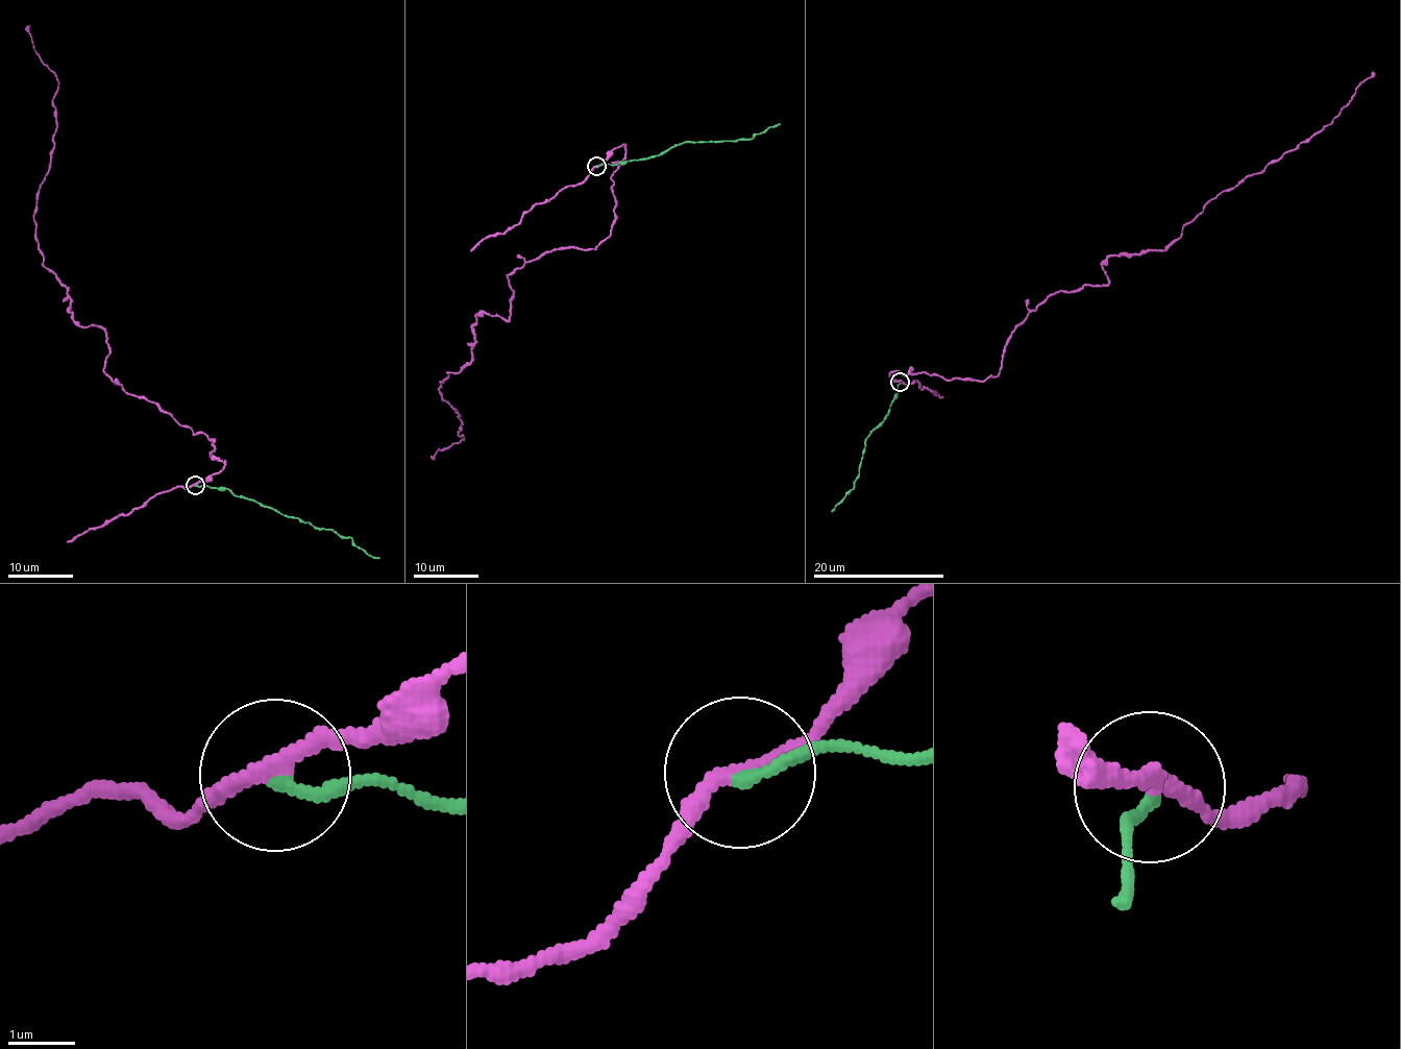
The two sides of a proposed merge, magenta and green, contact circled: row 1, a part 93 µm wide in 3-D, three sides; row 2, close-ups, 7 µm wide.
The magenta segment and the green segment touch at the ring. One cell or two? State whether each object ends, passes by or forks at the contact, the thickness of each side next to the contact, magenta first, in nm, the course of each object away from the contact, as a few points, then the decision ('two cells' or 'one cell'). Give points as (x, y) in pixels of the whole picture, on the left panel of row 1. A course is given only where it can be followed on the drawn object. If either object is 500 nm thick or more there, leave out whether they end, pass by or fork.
magenta passes by; green ends; calibres 240 and 180 nm; course magenta (195, 485), (224, 465), (213, 438), (127, 393), (44, 264), (58, 80), (29, 24); course green (195, 485), (231, 489), (288, 517), (334, 529), (350, 538), (357, 547), (379, 557); two cells

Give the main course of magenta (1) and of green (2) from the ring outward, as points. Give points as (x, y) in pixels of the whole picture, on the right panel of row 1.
1: (900, 382), (996, 376), (1050, 294), (1105, 286), (1108, 258), (1163, 250), (1374, 72)
2: (900, 382), (884, 421), (871, 432), (865, 443), (853, 488), (831, 511)

